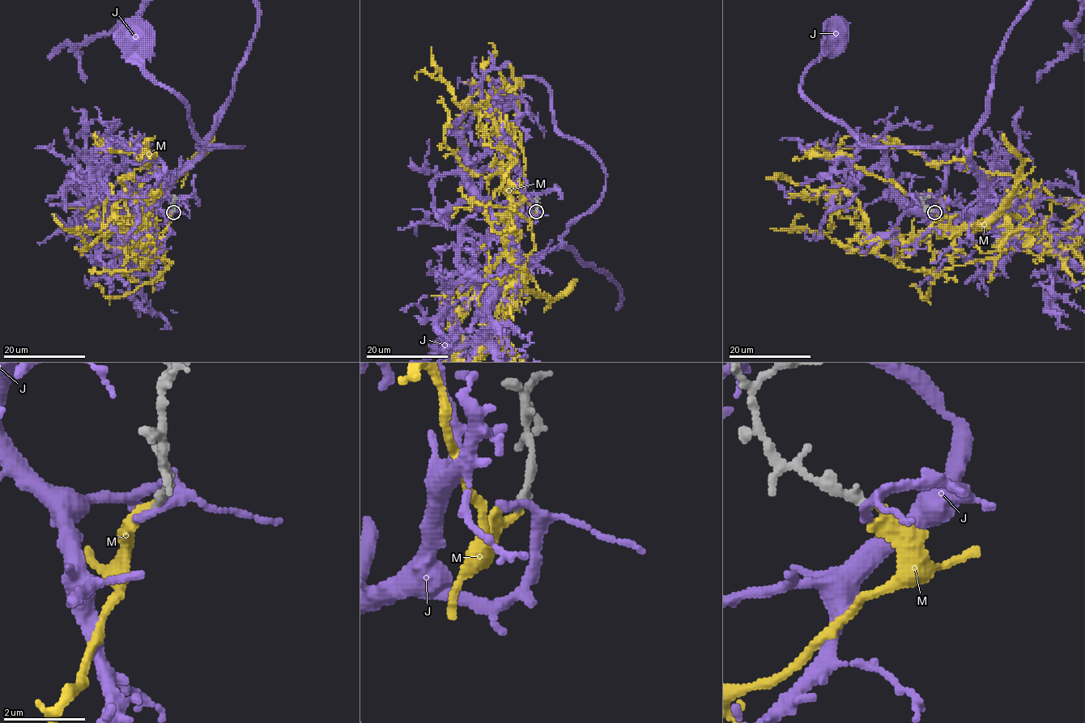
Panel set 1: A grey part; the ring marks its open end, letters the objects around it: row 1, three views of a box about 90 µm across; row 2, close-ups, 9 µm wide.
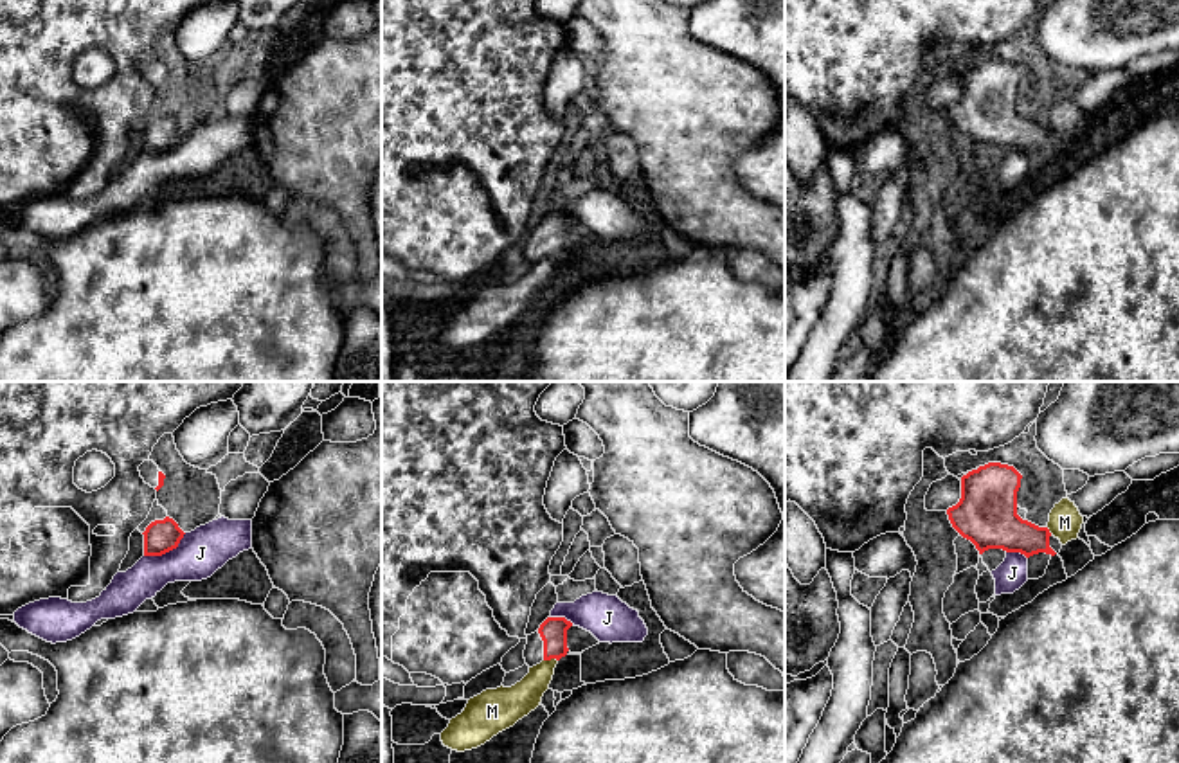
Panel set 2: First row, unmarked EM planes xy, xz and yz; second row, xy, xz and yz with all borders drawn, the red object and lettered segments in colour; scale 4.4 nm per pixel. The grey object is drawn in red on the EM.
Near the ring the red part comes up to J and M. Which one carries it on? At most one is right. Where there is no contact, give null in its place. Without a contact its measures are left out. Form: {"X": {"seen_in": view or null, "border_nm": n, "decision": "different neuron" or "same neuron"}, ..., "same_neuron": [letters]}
{"J": {"seen_in": "xy", "border_nm": 220, "decision": "different neuron"}, "M": {"seen_in": "xz", "border_nm": 60, "decision": "different neuron"}, "same_neuron": []}

